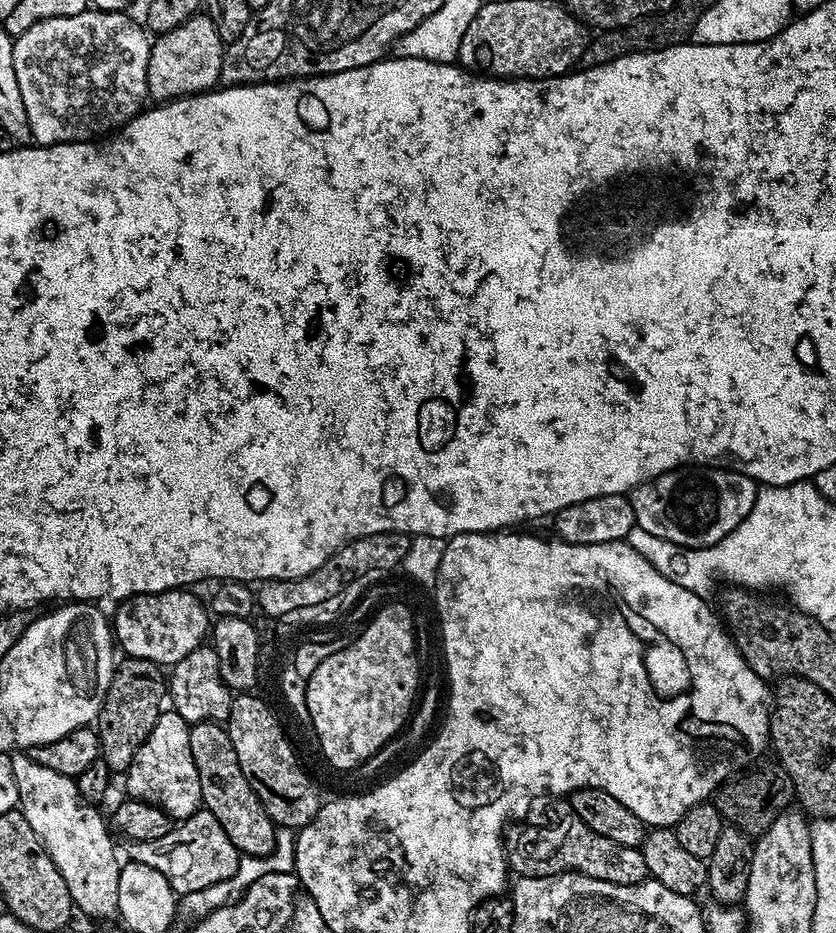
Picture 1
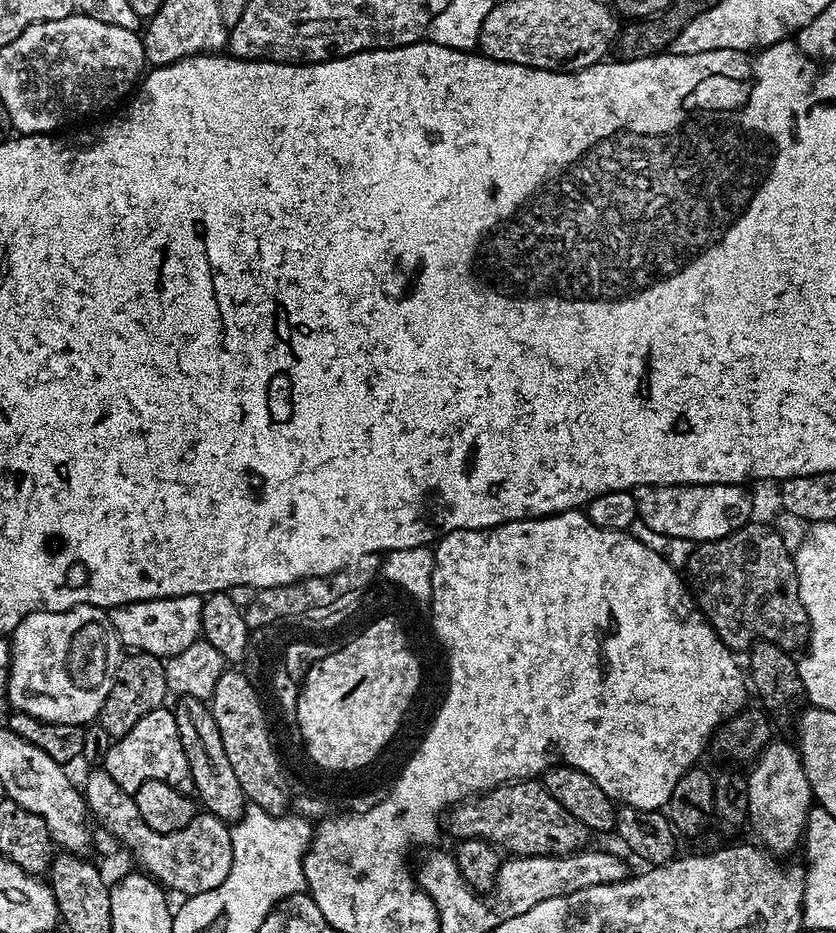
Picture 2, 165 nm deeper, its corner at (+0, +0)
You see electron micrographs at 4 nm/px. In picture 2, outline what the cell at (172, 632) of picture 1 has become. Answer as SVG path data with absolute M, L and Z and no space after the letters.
M161 596L158 600L139 600L137 604L122 604L111 609L112 626L125 649L159 658L182 654L202 636L205 601L199 596Z

